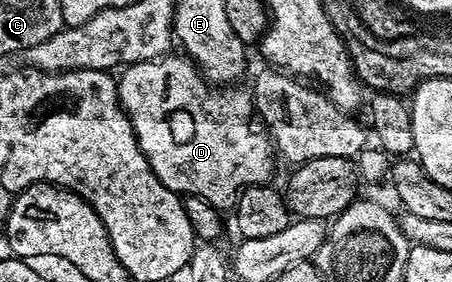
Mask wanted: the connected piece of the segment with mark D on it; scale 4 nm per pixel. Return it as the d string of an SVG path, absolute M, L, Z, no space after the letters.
M171 57L124 65L123 75L117 78L119 103L131 121L141 152L163 184L180 196L204 198L216 210L230 211L243 187L261 186L272 181L271 169L277 163L277 151L270 137L258 125L251 126L253 95L250 89L227 88L224 94L218 94L215 91L218 89L209 85L190 58Z

